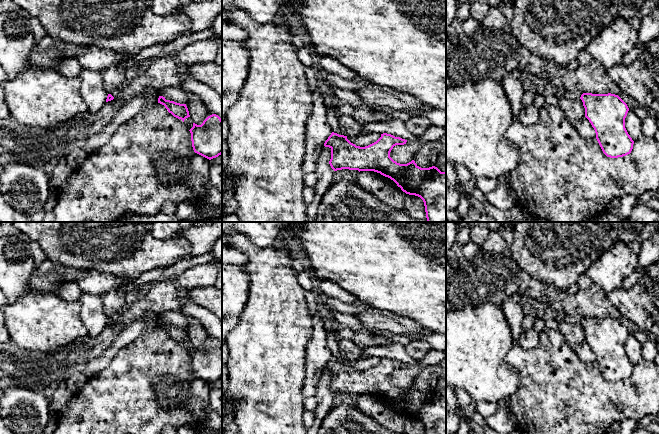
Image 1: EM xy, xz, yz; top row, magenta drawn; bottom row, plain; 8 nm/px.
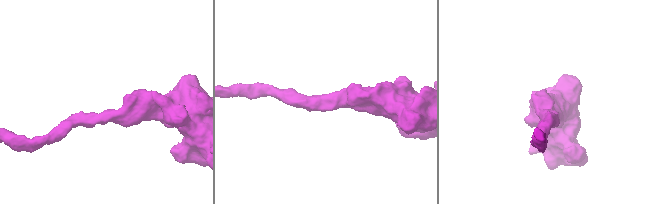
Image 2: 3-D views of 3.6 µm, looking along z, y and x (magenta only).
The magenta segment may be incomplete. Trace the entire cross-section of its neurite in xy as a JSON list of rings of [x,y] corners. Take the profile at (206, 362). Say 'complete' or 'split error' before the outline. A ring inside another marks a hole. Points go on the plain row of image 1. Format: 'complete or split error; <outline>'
complete; [[[212,338],[208,340],[201,349],[193,347],[193,351],[189,355],[195,377],[209,384],[222,378],[222,343],[218,339]]]

